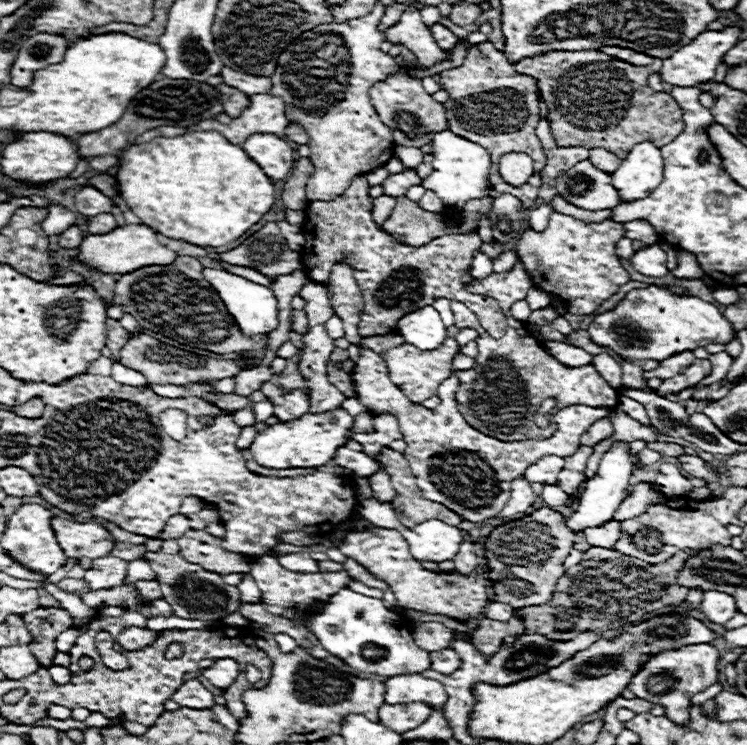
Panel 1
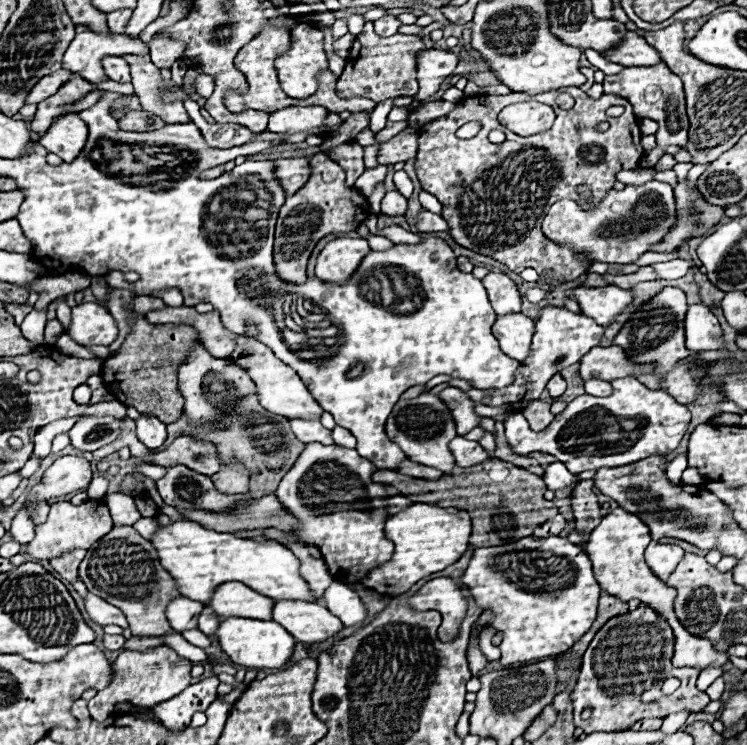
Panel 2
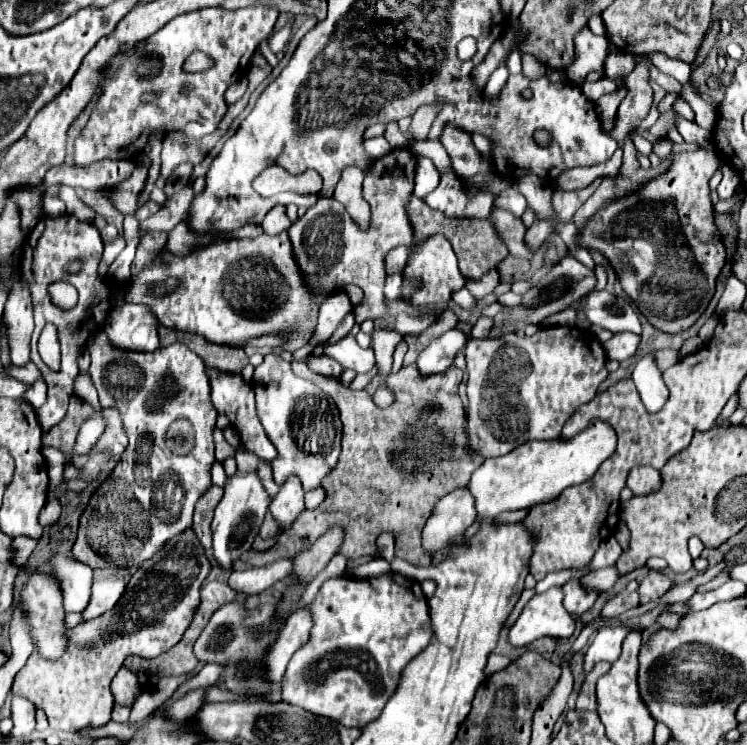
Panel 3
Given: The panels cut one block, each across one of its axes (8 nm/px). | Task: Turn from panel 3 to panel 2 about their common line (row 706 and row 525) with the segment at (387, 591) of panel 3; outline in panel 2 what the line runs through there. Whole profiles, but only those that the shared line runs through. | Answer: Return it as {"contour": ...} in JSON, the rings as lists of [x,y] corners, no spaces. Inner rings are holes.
{"contour":[[[310,442],[306,450],[298,456],[292,470],[286,472],[278,490],[274,492],[284,508],[296,514],[300,522],[298,532],[304,536],[306,544],[314,544],[320,548],[330,574],[346,584],[360,582],[368,570],[374,570],[382,562],[390,560],[394,552],[394,544],[384,536],[384,522],[386,514],[386,484],[372,482],[376,466],[362,456],[356,454],[352,448],[344,446],[324,446]],[[354,502],[354,516],[356,522],[348,522],[348,516],[314,516],[318,506],[324,504],[348,504]],[[328,528],[350,528],[350,532],[326,532]]]}

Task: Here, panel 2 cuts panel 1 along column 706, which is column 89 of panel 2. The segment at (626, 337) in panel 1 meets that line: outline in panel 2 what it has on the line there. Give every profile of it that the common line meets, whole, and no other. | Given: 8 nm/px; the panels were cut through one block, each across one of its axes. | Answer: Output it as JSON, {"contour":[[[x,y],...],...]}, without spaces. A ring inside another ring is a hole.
{"contour":[[[84,302],[72,308],[70,338],[82,346],[110,346],[118,338],[116,320],[96,302]]]}

